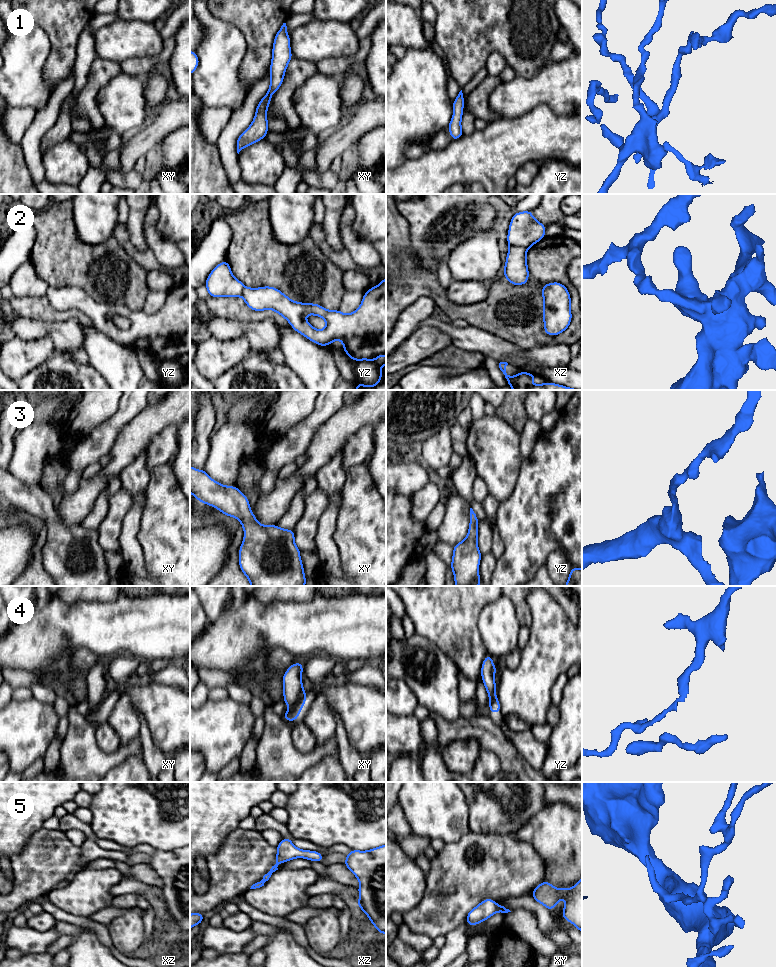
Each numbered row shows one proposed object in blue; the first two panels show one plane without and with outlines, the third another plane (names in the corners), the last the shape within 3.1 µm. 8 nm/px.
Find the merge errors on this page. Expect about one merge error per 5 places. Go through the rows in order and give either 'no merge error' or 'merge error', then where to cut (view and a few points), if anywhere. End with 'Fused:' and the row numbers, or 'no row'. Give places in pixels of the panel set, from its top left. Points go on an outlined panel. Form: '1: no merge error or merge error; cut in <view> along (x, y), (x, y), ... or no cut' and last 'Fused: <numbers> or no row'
1: no merge error; no cut
2: merge error; cut in xz along (509, 245), (525, 246), (527, 248)
3: no merge error; no cut
4: merge error; cut in xy along (303, 689), (301, 697), (290, 707)
5: no merge error; no cut
Fused: 2, 4

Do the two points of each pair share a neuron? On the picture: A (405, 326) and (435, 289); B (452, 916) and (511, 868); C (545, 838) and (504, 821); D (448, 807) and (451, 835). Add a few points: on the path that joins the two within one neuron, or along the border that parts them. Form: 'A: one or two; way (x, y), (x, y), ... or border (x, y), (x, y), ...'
A: two; border (436, 303), (430, 297), (420, 296), (407, 307)
B: one; way (466, 901), (496, 871)
C: two; border (538, 813), (511, 833)
D: one; way (448, 814), (449, 828)

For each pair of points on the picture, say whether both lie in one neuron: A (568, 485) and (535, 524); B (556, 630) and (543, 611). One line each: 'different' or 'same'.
A: same
B: same

